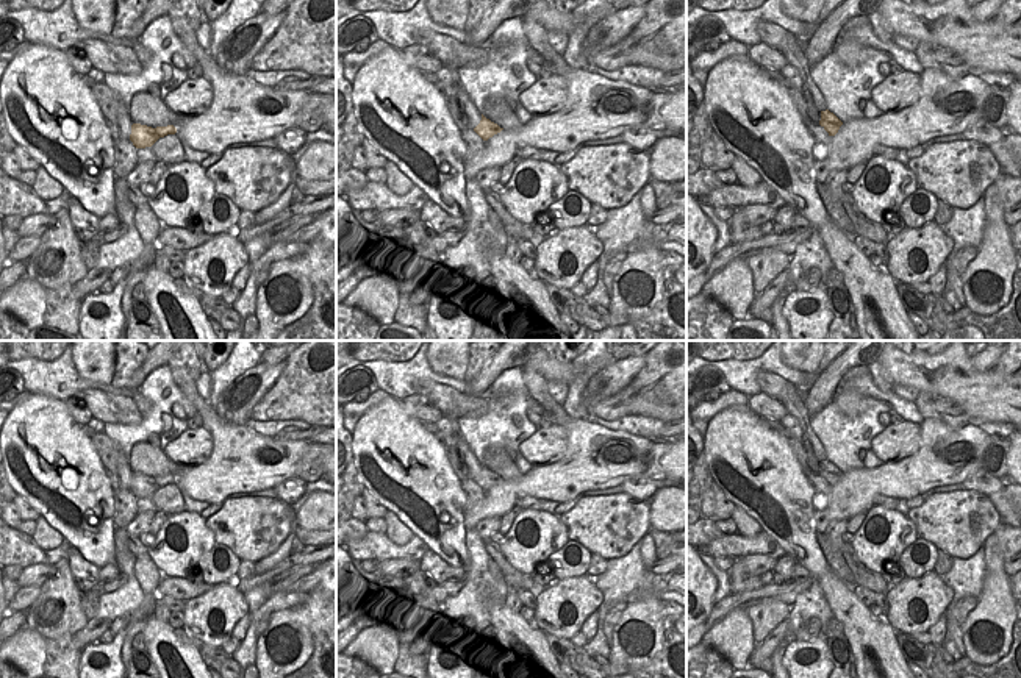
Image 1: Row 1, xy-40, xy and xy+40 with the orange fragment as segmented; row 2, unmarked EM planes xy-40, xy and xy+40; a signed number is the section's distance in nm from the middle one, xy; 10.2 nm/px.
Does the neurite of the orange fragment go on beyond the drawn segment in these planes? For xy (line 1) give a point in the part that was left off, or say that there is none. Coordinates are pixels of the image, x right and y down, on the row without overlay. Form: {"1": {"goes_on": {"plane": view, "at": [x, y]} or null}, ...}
{"1": {"goes_on": null}}

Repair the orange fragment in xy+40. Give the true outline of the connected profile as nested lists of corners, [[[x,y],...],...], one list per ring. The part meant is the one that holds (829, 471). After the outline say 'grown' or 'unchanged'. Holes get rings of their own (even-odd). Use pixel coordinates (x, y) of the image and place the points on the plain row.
[[[829,459],[821,461],[819,475],[829,483],[829,486],[835,486],[843,475],[843,472]]] | unchanged

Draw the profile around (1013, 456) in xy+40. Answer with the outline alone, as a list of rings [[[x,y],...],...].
[[[1013,433],[1008,441],[1010,450],[1005,458],[1008,467],[1008,478],[1021,486],[1021,433]]]

